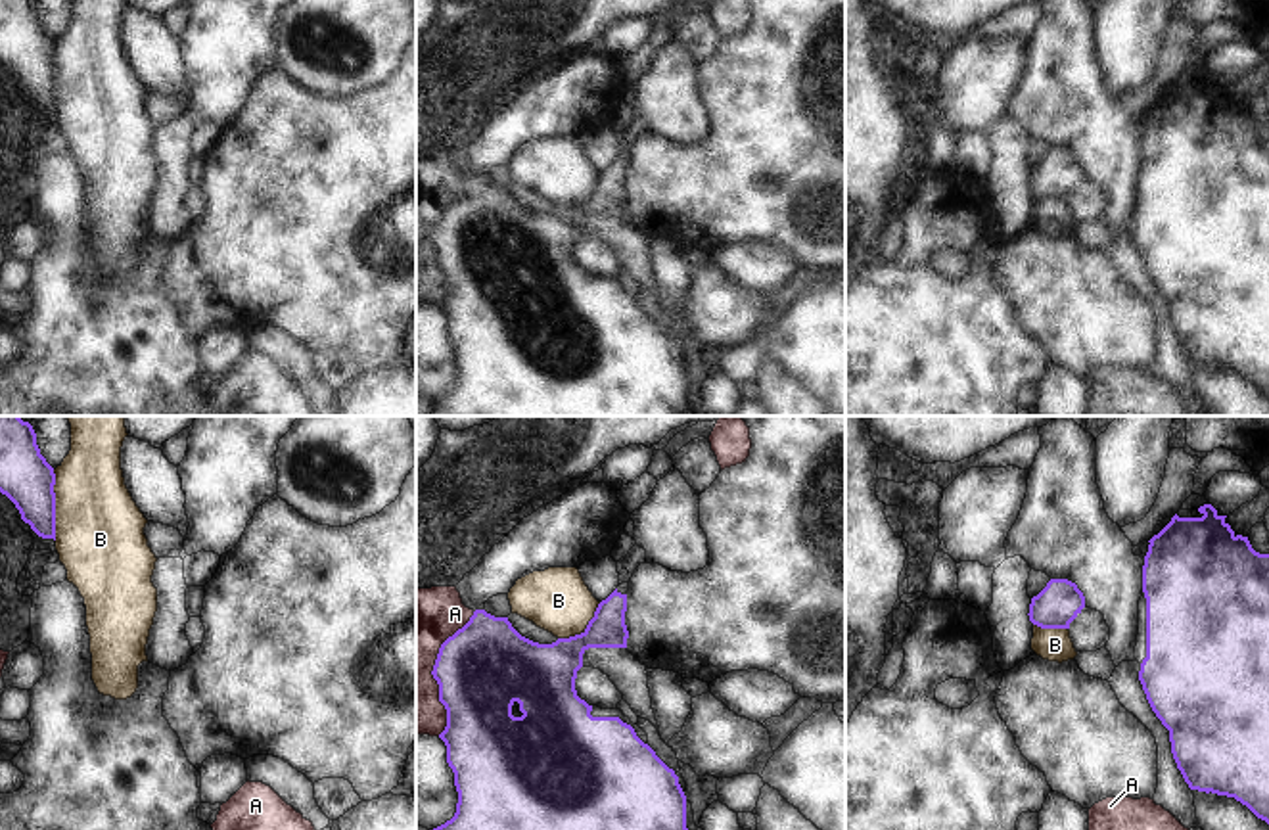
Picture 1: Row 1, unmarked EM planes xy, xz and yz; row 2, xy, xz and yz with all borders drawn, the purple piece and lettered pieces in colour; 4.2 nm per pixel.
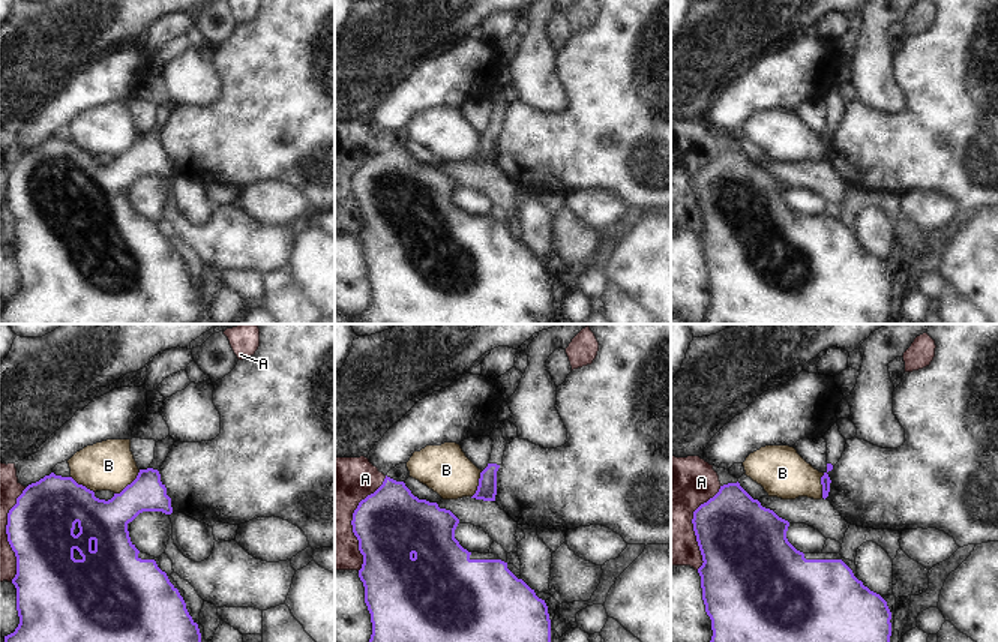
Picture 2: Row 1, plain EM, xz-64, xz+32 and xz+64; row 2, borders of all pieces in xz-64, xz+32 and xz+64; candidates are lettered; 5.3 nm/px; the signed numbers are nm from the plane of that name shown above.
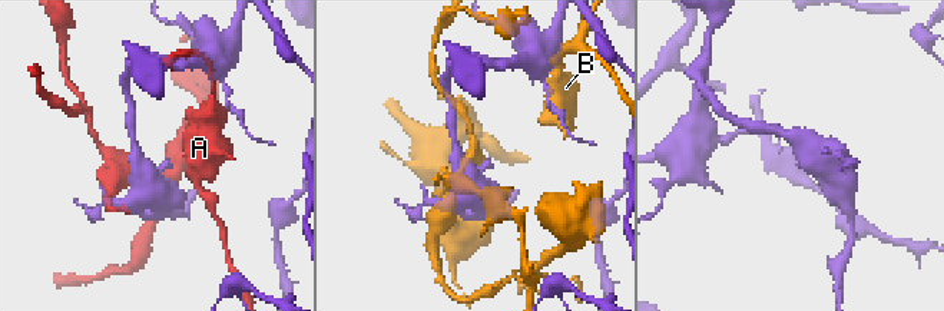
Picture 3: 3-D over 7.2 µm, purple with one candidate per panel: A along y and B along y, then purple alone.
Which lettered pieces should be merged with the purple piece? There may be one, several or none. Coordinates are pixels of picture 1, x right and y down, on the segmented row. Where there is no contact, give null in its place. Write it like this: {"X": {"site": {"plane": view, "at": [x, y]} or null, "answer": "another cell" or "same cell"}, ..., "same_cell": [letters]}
{"A": {"site": {"plane": "xz", "at": [432, 673]}, "answer": "another cell"}, "B": {"site": {"plane": "xy", "at": [54, 505]}, "answer": "another cell"}, "same_cell": []}

